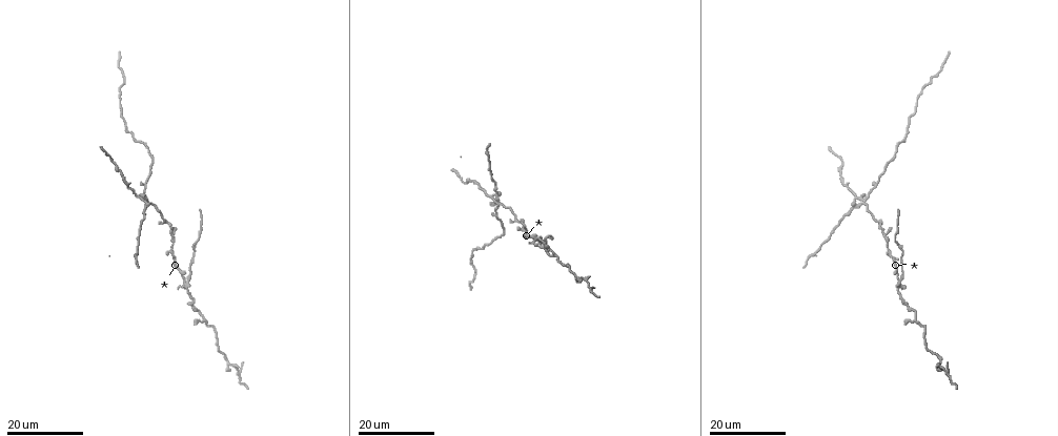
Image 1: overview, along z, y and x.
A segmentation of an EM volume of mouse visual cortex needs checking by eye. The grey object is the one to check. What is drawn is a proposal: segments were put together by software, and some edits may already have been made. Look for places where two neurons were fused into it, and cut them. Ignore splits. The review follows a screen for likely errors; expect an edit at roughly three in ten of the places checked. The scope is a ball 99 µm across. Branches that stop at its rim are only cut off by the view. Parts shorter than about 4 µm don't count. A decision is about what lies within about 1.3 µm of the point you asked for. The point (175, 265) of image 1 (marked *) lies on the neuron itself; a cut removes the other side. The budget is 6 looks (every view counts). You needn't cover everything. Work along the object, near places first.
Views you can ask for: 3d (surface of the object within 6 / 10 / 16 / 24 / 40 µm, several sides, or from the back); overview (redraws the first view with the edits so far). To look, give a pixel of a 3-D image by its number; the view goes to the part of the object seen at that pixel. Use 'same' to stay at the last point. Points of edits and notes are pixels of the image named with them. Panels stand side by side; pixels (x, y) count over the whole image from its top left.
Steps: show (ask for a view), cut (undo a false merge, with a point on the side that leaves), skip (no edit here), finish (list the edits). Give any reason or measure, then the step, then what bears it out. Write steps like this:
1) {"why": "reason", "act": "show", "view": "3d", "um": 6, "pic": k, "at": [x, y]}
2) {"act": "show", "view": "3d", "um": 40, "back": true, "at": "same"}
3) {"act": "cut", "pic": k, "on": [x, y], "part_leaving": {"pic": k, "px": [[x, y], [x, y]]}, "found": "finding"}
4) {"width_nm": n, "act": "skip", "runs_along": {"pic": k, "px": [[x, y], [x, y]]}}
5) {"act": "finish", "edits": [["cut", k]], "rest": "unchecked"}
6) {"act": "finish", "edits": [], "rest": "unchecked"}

{"why": "sudden change in width", "act": "show", "view": "3d", "um": 24, "pic": 1, "at": [901, 298]}

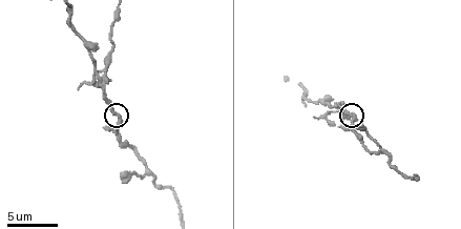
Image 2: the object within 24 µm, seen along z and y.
{"act": "show", "view": "3d", "um": 10, "pic": 2, "at": [114, 113]}

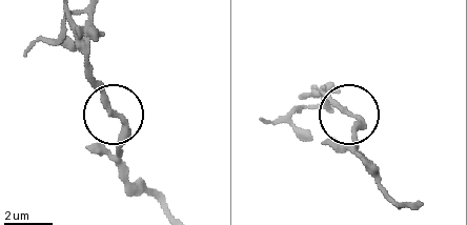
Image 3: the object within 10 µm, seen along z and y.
{"act": "skip", "found": "all the same neuron"}

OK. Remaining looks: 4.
{"why": "two arms in line, one across", "act": "show", "view": "3d", "um": 16, "pic": 1, "at": [496, 203]}

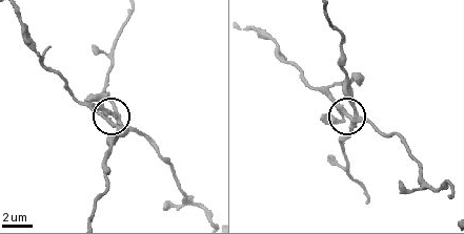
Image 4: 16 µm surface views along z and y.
{"why": "closer look", "act": "show", "view": "3d", "um": 6, "pic": 4, "at": [118, 116]}

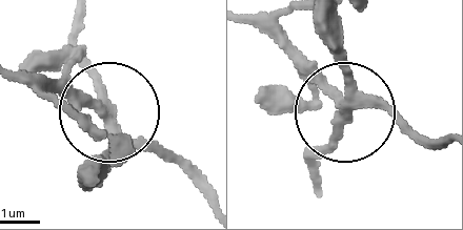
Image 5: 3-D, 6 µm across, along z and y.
{"width_nm": 260, "act": "cut", "pic": 5, "on": [345, 51], "part_leaving": {"pic": 5, "px": [[344, 107], [307, 154], [311, 174]]}, "found": "two neurons meet here"}

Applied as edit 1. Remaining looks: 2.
{"why": "thick turns thin", "act": "show", "view": "3d", "um": 16, "pic": 1, "at": [924, 337]}

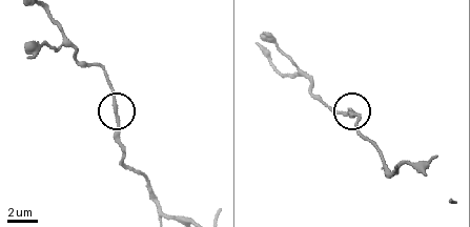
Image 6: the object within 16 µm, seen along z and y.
{"act": "show", "view": "3d", "um": 6, "pic": 6, "at": [115, 115]}

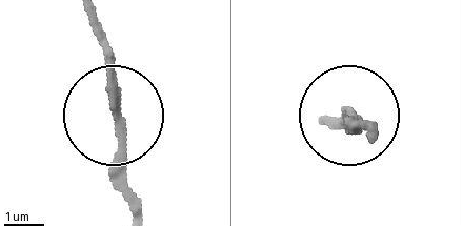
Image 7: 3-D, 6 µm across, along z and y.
{"act": "skip", "runs_along": {"pic": 7, "px": [[87, 16], [107, 56], [131, 207]]}, "found": "all the same neuron"}

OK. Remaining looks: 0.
{"act": "finish", "edits": [["cut", 5]], "rest": "unchecked"}

